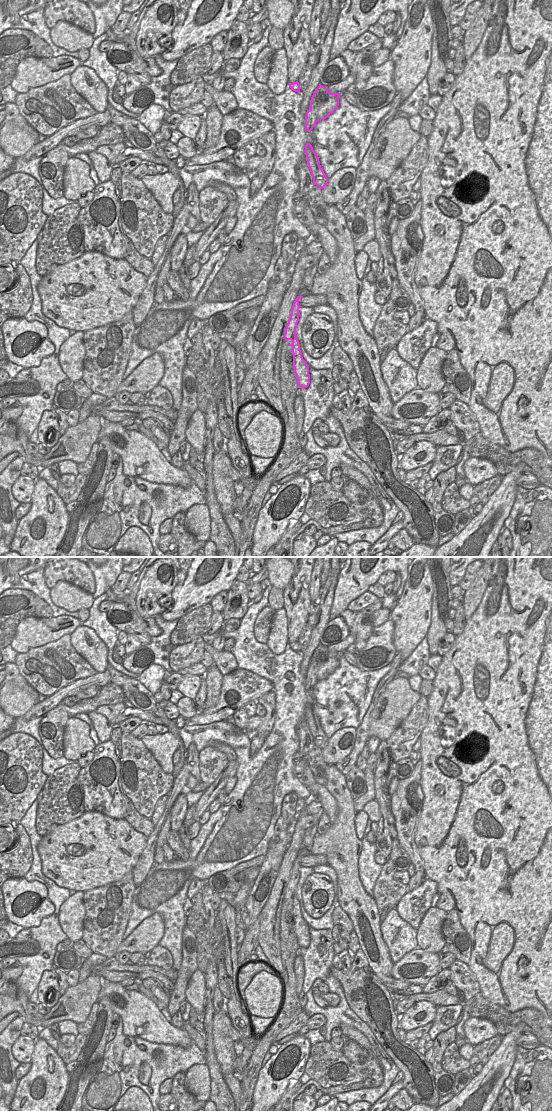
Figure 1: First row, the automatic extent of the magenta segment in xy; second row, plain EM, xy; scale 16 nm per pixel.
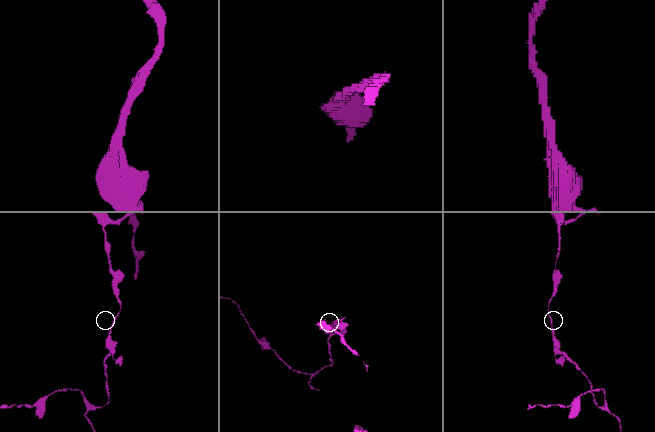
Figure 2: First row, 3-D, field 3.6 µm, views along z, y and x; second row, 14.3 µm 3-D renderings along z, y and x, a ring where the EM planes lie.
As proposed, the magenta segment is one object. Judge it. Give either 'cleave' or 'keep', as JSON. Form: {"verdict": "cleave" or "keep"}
{"verdict": "cleave"}

